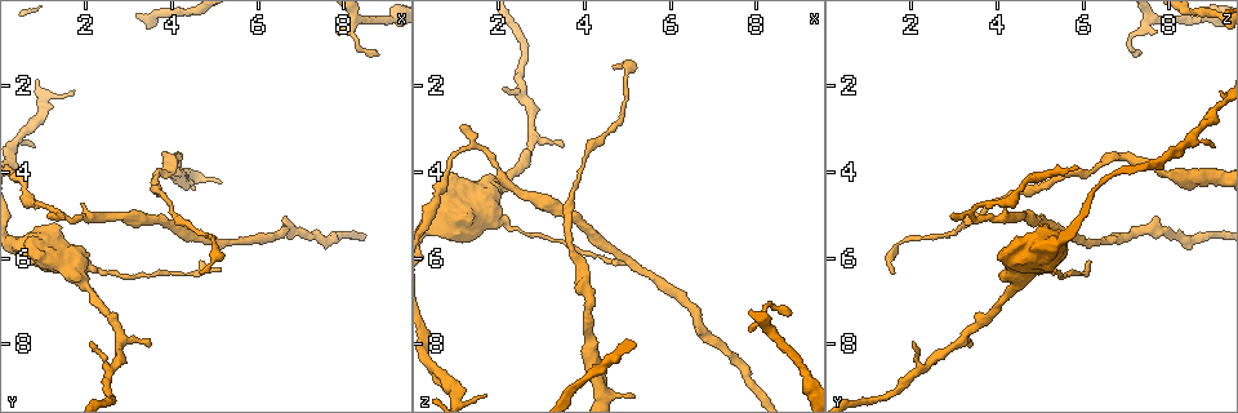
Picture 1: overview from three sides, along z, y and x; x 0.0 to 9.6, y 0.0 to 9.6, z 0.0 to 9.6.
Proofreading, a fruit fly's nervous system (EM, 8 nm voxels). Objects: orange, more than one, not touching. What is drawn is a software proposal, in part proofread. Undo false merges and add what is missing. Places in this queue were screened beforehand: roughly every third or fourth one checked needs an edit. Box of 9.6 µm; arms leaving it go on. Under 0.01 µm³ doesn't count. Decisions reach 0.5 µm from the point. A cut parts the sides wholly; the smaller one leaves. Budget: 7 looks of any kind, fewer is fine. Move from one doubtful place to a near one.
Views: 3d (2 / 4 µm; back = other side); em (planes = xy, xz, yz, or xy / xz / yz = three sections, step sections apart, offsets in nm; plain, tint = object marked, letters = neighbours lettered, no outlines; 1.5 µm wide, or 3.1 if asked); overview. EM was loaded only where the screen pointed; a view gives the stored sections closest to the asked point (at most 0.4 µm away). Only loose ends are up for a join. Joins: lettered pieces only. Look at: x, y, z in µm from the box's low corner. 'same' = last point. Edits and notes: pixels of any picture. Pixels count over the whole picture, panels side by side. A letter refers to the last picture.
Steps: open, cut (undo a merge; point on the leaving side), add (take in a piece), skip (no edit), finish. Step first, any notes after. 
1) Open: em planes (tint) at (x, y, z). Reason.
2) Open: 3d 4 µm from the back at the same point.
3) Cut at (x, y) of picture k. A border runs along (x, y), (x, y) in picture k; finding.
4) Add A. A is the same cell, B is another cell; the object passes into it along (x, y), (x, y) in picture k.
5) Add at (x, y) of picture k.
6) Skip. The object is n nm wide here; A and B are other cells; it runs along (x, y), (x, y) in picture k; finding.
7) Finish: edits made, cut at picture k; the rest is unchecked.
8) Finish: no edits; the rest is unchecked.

Open: em planes (letters) at (4.70, 6.30, 1.60). Branch stops here.

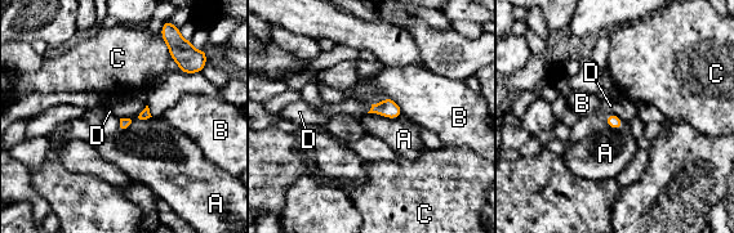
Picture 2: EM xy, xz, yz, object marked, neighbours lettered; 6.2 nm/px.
Skip. A, B, C and D are other cells; no lettered piece goes on from it.

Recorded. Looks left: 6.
Open: 3d 2 µm at (3.80, 4.60, 4.05). A narrow waist.

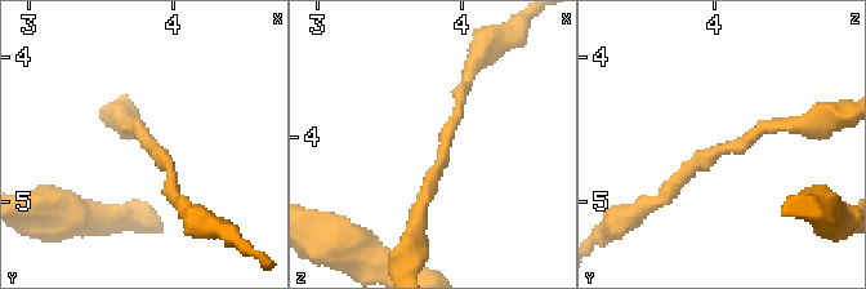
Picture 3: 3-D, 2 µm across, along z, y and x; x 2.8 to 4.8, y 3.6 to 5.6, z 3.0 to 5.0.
Open: em xz step 8 (letters) at (3.84, 4.64, 4.00). Shape alone is not enough.

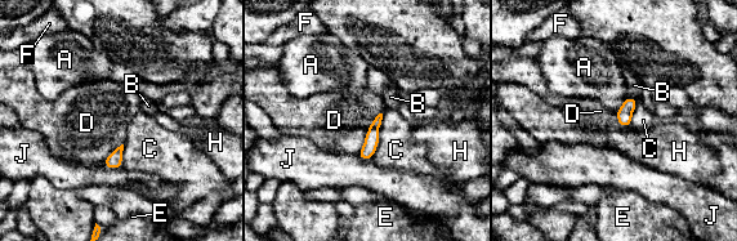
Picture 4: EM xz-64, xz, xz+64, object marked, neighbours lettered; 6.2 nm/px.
Skip. The longest contact is with D, 300 nm; A, B, C, D, E, F, H and J are other cells; a border runs along (382, 112), (371, 121), (357, 154) in picture 4; one neuron here.

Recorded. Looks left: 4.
Open: 3d 2 µm at (0.75, 3.40, 9.00). Free end.

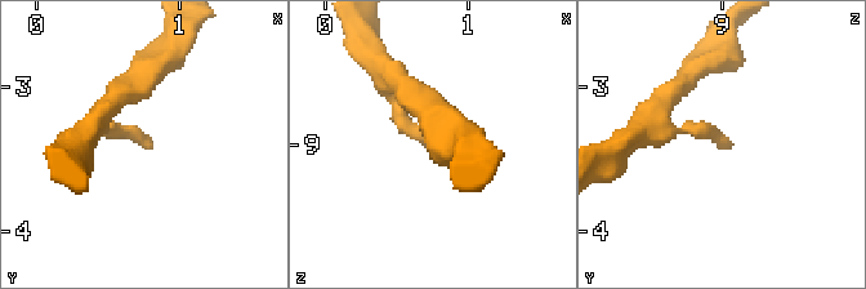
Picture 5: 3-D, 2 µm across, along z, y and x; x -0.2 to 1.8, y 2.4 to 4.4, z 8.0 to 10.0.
Open: em planes (letters) at (0.78, 3.42, 9.04). Need the tissue.

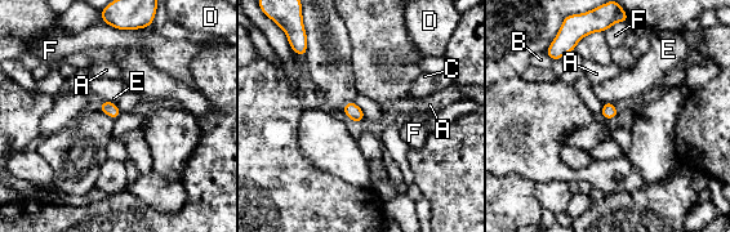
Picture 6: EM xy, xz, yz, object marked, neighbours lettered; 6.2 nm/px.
Skip. A, B, C, D, E and F are other cells; a border runs along (102, 99), (116, 103) in picture 6; none of them fits.

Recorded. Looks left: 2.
Finish: no edits; the rest is unchecked.

